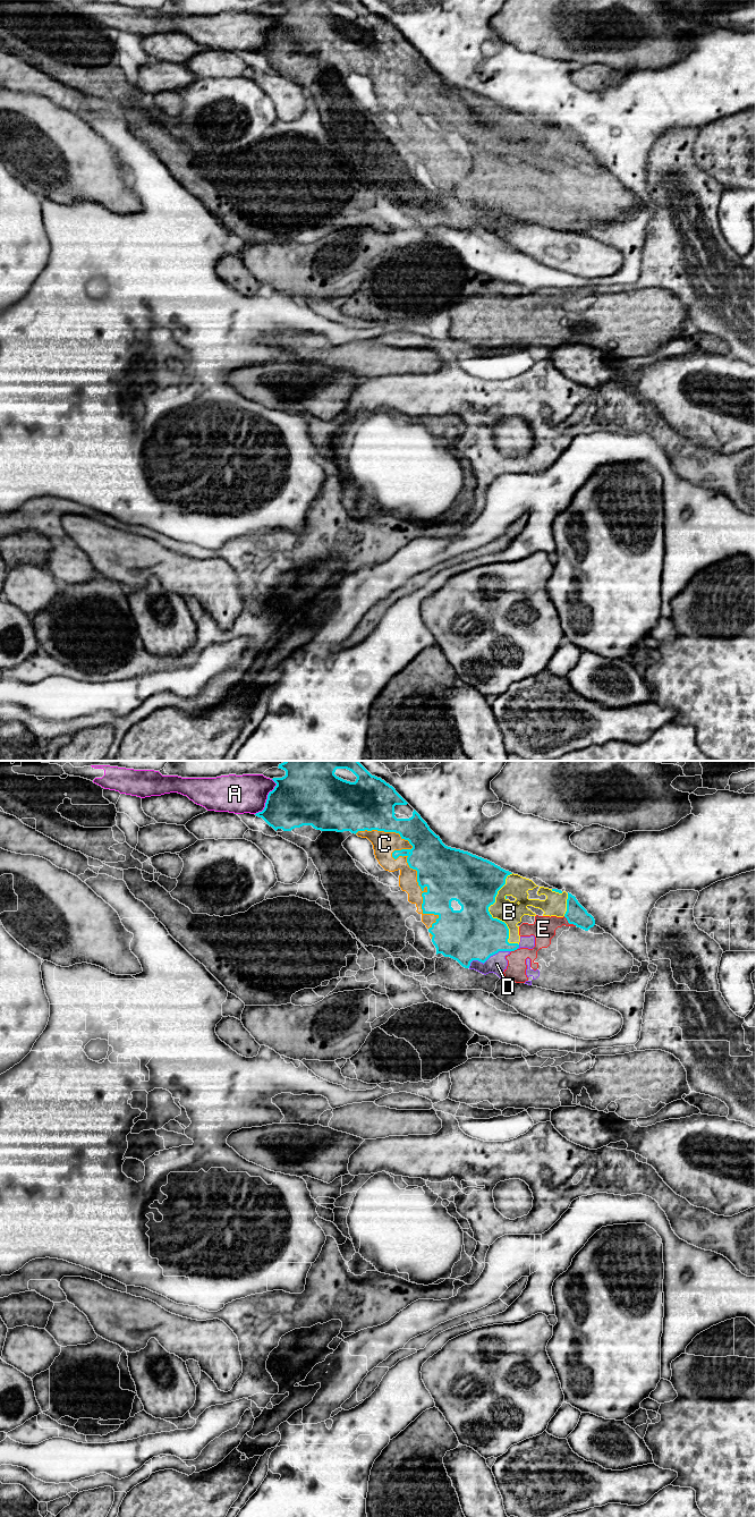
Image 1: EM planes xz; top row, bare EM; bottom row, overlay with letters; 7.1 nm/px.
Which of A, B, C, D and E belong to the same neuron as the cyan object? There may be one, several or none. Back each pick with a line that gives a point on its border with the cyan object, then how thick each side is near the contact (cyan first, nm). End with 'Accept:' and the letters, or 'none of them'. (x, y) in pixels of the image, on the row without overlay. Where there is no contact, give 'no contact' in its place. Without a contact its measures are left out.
B: meets cyan in xz at (490, 152); 380 nm thick on the cyan side, 160 nm on the other
C: meets cyan in xz at (402, 94); 300 nm thick on the cyan side, 170 nm on the other
D: meets cyan in xz at (487, 196); 380 nm thick on the cyan side, 140 nm on the other
E: meets cyan in xz at (569, 161); 150 nm thick on the cyan side, 160 nm on the other
Accept: B, C, D, E

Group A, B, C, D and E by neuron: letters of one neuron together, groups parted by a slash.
A / B C D E

